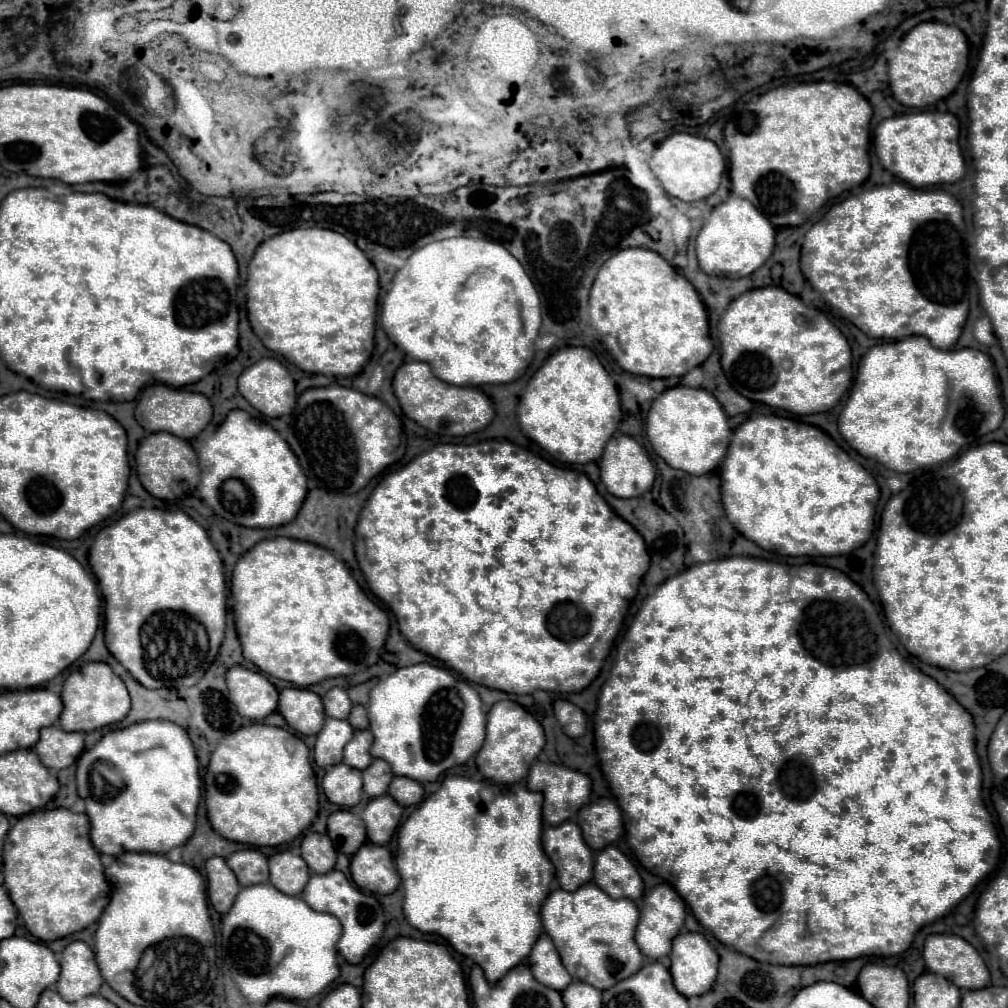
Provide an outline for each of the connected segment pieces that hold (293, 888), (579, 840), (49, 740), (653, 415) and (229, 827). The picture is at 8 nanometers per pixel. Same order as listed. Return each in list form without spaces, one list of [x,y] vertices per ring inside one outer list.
[[[288,850],[278,852],[270,858],[270,882],[284,894],[300,896],[308,884],[310,870],[304,866],[304,860],[298,854]]]
[[[564,822],[560,826],[548,826],[542,834],[542,844],[564,890],[572,892],[592,880],[594,854],[584,842],[578,824]]]
[[[48,726],[40,732],[40,740],[34,746],[36,754],[50,770],[62,770],[72,766],[84,750],[82,732],[66,732],[58,726]]]
[[[676,386],[662,392],[646,420],[646,434],[654,452],[672,468],[684,470],[692,476],[702,476],[720,466],[730,442],[730,426],[720,402],[702,388]]]
[[[266,724],[244,726],[220,740],[210,756],[208,776],[204,778],[208,820],[220,836],[234,842],[254,847],[276,847],[290,843],[311,826],[318,814],[317,780],[310,764],[310,752],[301,737],[284,728]]]

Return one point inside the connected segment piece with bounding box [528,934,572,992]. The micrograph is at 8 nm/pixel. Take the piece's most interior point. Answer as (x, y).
(544, 962)

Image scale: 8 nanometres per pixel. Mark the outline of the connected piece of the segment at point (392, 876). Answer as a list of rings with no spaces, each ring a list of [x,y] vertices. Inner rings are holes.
[[[372,842],[360,846],[360,850],[352,856],[350,872],[356,886],[374,894],[392,894],[400,884],[390,850]]]

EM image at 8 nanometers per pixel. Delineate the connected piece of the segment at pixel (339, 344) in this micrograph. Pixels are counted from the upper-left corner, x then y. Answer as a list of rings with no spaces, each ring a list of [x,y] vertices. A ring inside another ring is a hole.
[[[294,228],[260,244],[248,264],[248,320],[256,336],[272,352],[278,352],[310,374],[352,378],[362,372],[374,350],[376,302],[380,294],[378,272],[364,252],[328,228]]]

